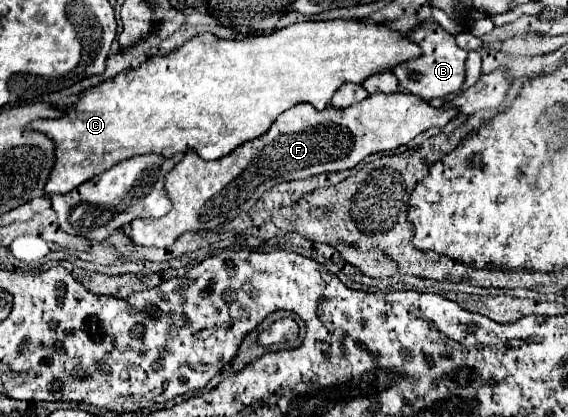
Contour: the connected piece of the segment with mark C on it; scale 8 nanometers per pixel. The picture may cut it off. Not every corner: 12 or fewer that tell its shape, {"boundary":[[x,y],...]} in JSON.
{"boundary":[[362,19],[200,33],[86,89],[64,195],[146,153],[226,157],[420,55]]}

